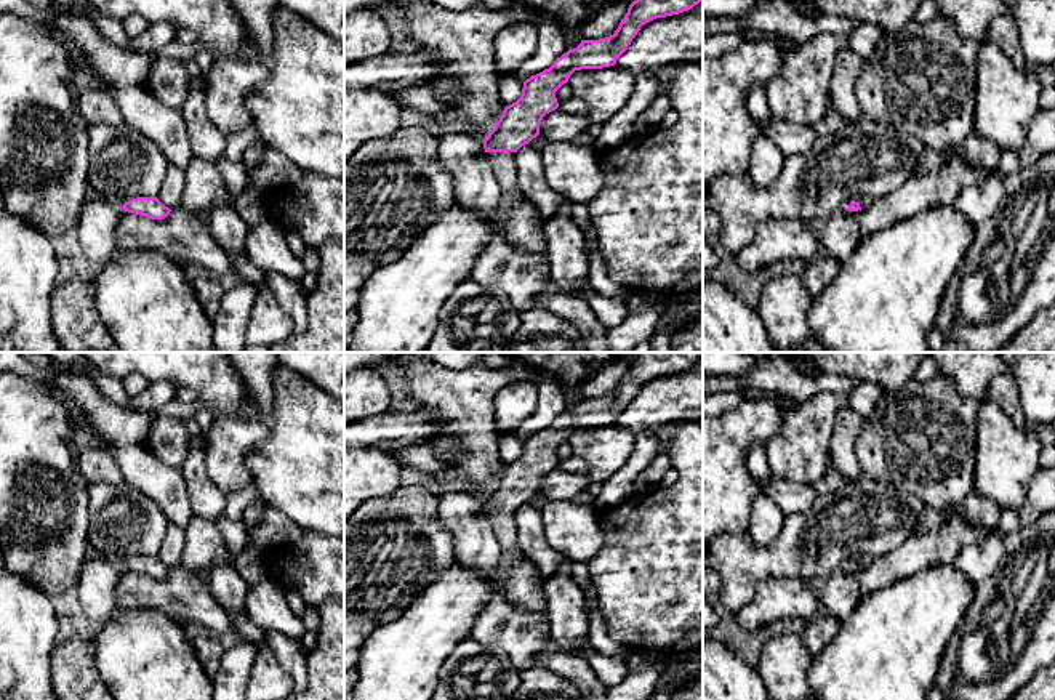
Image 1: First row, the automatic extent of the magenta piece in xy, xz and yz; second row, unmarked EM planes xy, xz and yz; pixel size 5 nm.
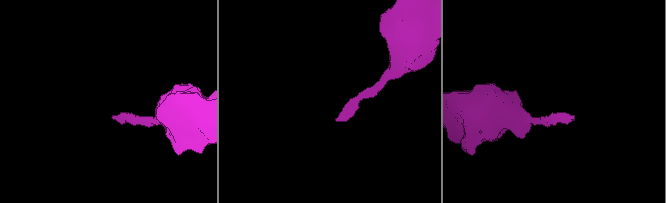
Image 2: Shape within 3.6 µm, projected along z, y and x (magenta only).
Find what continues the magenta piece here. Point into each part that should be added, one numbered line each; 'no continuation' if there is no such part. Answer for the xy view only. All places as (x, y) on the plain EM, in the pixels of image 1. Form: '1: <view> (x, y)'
no continuation

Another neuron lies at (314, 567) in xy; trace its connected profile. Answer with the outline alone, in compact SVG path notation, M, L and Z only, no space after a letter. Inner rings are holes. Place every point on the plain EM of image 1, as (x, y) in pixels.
M304 530L299 543L267 549L266 570L319 609L328 597L344 597L344 540Z

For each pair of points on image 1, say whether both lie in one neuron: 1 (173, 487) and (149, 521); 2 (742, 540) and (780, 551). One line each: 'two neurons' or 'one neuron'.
1: two neurons
2: one neuron

